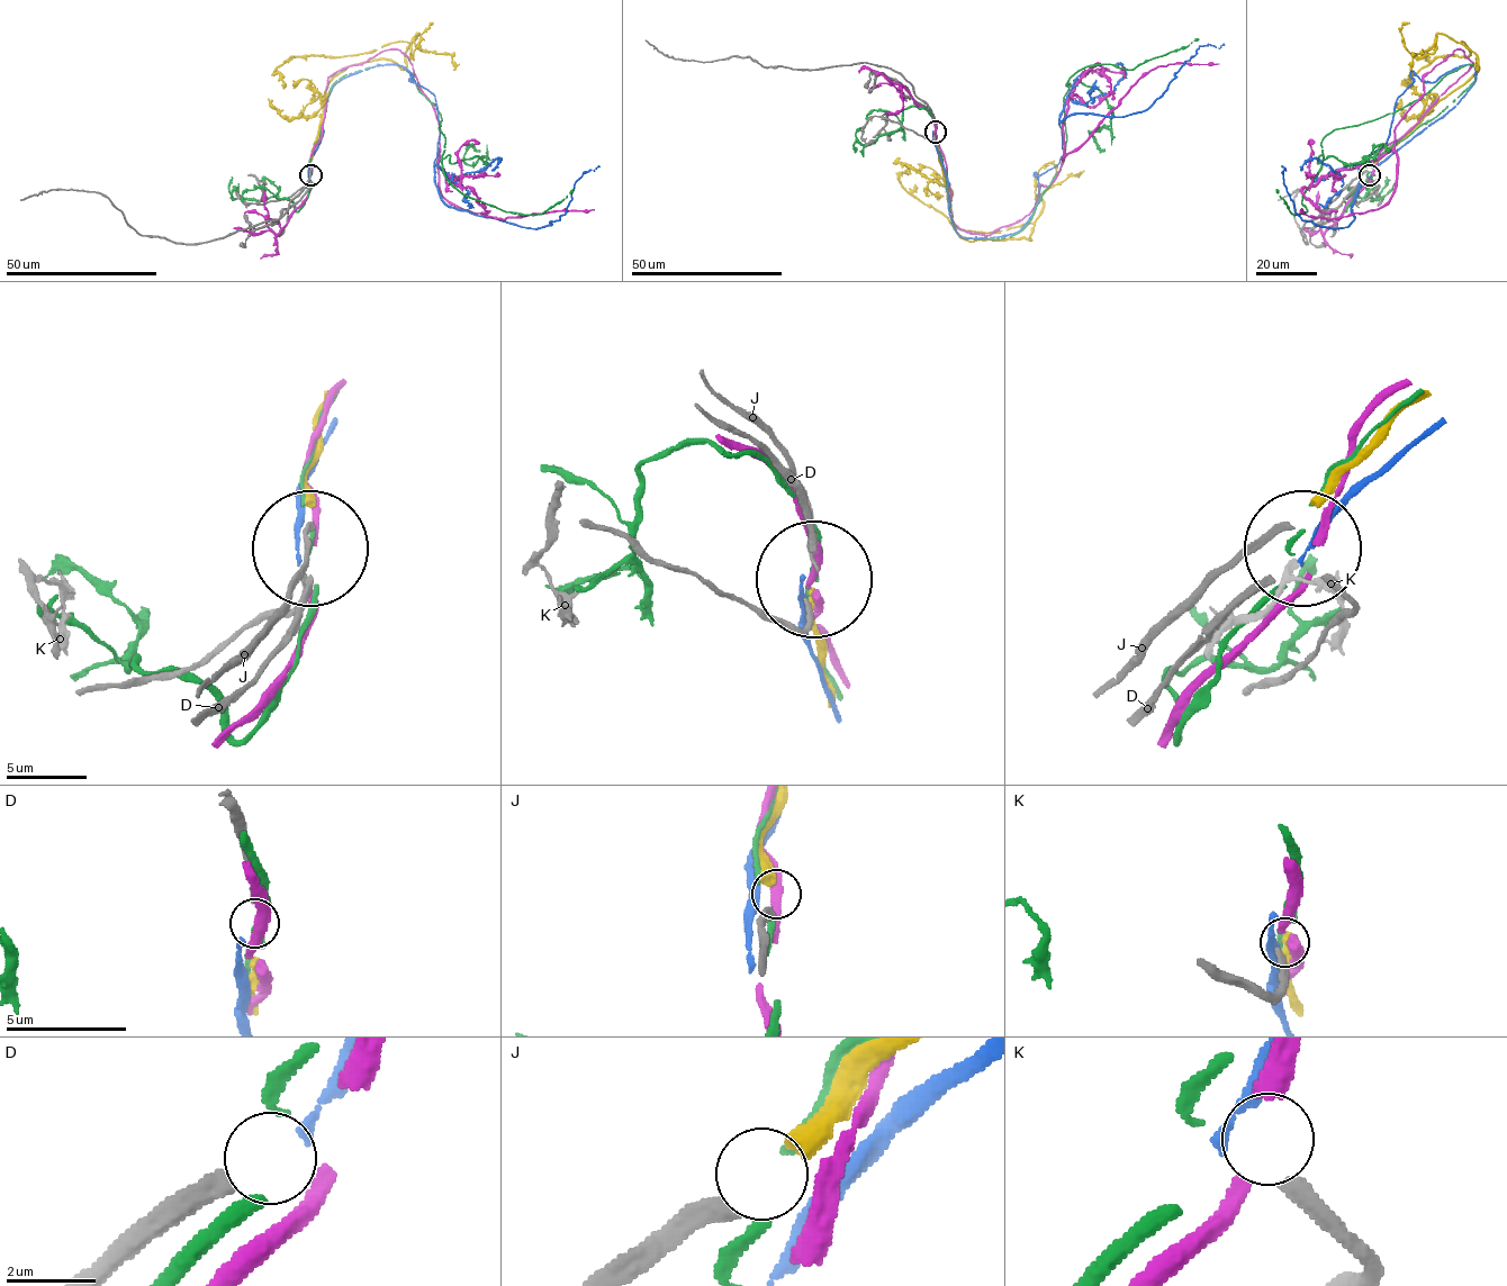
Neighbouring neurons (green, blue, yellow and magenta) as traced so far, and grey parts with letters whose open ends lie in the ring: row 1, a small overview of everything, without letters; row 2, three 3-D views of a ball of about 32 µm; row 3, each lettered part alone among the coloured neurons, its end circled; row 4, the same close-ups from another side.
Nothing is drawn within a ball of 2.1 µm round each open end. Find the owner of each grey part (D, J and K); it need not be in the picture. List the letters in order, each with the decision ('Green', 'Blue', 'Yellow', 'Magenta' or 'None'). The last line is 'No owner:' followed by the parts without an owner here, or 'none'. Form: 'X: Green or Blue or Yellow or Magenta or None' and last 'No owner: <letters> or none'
D: Blue
J: Yellow
K: None
No owner: K

